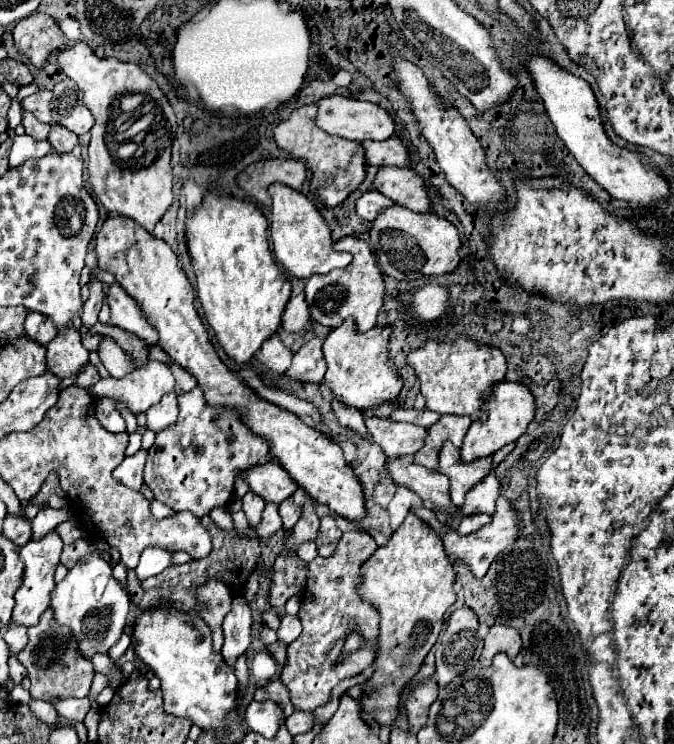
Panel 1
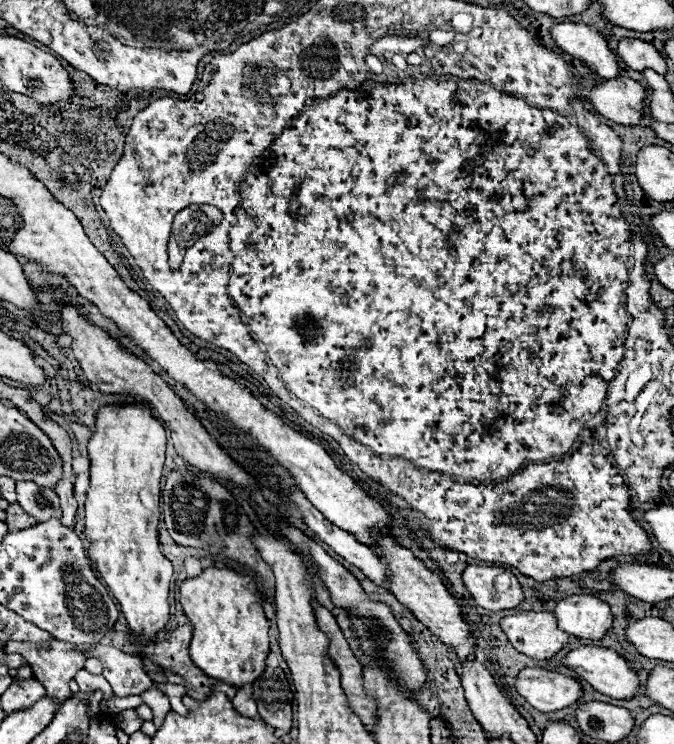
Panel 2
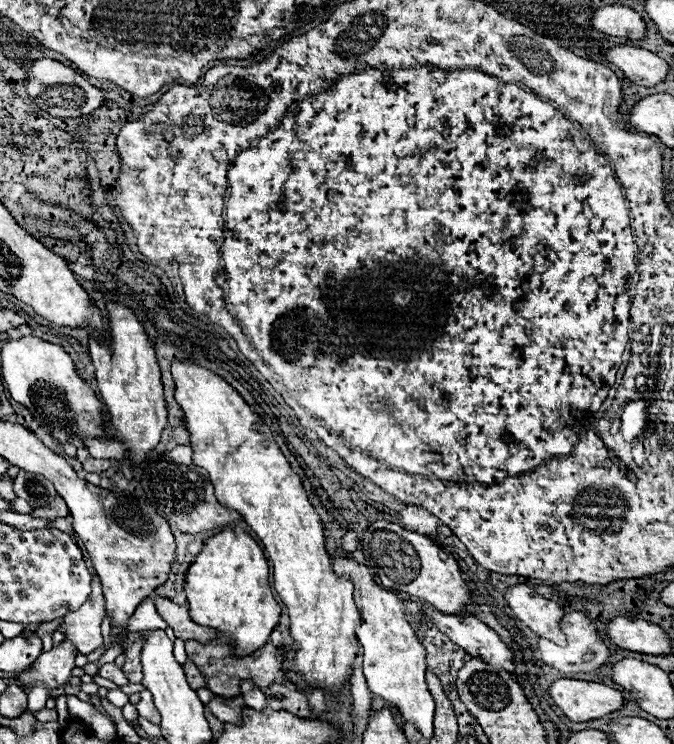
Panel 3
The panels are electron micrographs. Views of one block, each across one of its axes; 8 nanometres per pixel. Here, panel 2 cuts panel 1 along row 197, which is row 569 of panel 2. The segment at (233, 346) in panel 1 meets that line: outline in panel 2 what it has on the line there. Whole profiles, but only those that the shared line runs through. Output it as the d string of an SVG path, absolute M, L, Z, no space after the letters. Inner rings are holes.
M206 568L200 576L180 584L180 604L194 626L192 662L204 674L240 688L264 672L264 660L270 654L270 624L262 610L262 592L252 576L242 576L230 568Z

